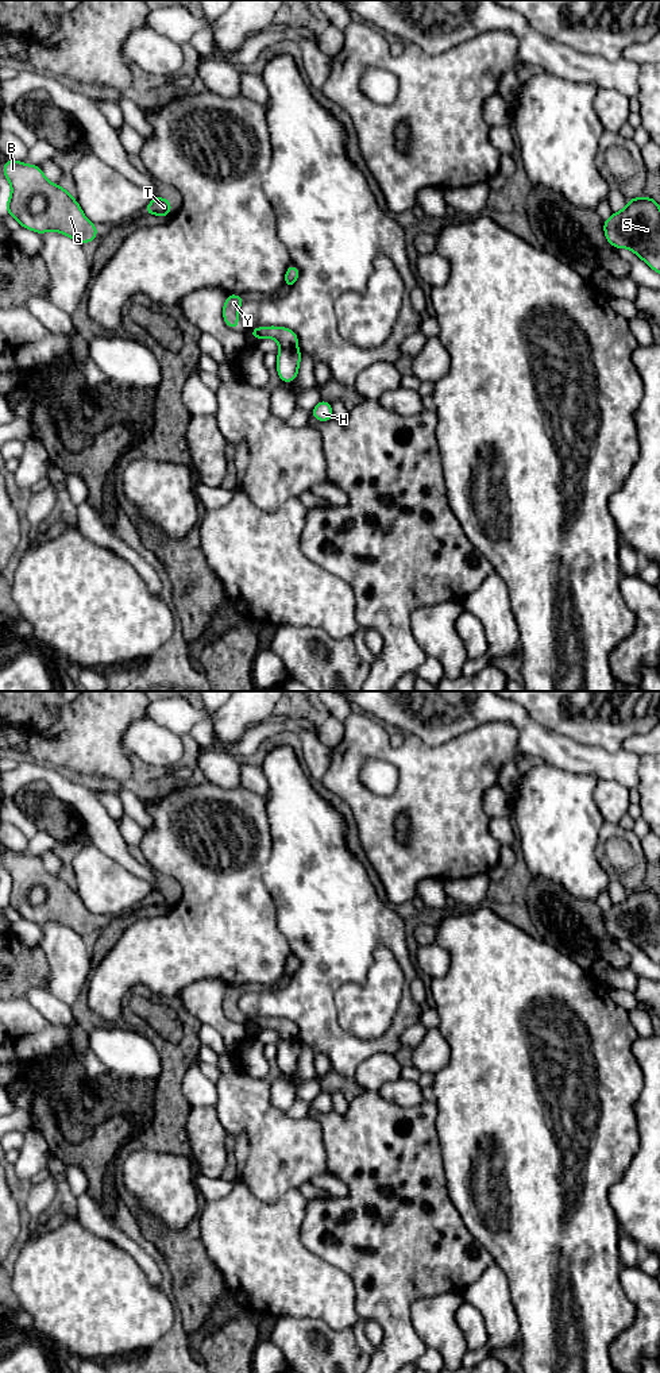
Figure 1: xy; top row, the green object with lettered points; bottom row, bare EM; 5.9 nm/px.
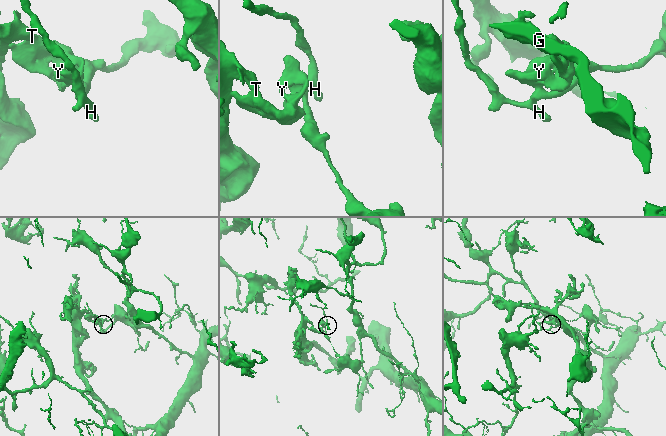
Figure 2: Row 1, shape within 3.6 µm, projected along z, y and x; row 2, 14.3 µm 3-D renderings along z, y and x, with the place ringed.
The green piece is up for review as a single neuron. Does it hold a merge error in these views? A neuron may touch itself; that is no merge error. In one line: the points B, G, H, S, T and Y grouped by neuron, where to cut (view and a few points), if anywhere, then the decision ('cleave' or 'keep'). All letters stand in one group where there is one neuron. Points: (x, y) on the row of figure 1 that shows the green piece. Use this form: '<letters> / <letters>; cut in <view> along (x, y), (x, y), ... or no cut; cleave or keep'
B G T Y / H S; cut in xy along (296, 346), (281, 348); cleave

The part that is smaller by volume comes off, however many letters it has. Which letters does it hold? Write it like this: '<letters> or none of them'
B, G, T, Y

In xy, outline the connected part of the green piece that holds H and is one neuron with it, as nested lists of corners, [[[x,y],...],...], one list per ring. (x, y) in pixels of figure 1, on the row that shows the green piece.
[[[321,398],[321,401],[310,410],[312,416],[319,421],[328,421],[333,417],[332,405]]]

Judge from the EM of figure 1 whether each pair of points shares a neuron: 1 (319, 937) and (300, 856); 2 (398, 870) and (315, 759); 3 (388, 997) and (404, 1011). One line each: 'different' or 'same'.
1: same
2: different
3: different

